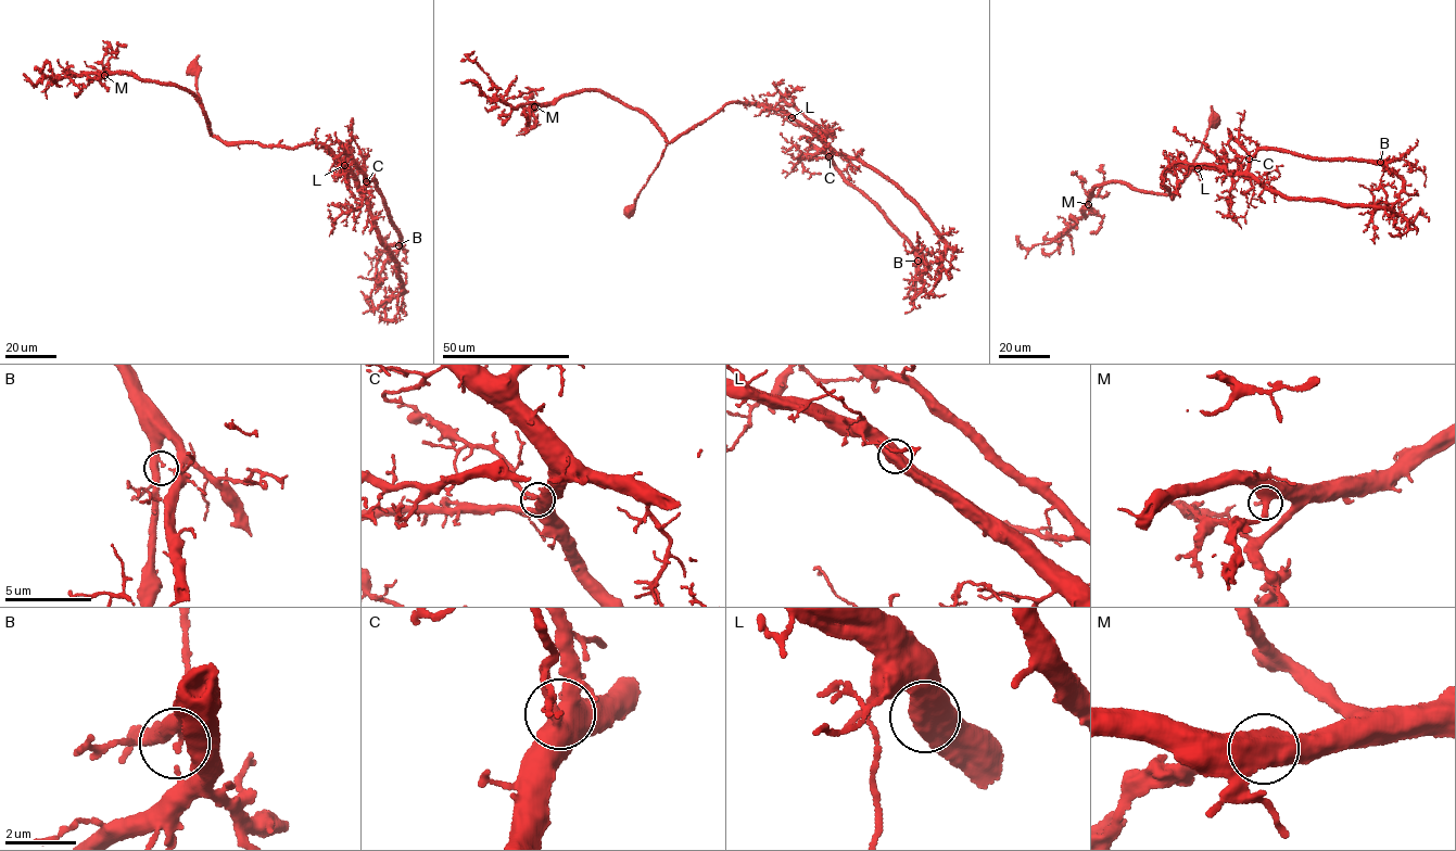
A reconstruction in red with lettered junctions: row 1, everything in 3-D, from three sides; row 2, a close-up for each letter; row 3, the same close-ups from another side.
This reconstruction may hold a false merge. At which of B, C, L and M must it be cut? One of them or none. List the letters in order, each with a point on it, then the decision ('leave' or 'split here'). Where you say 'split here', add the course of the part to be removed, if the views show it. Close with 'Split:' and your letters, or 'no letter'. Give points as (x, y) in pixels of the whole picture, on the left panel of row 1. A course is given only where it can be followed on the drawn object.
B: (399, 245) | leave
C: (366, 181) | leave
L: (344, 165) | leave
M: (104, 75) | leave
Split: no letter

